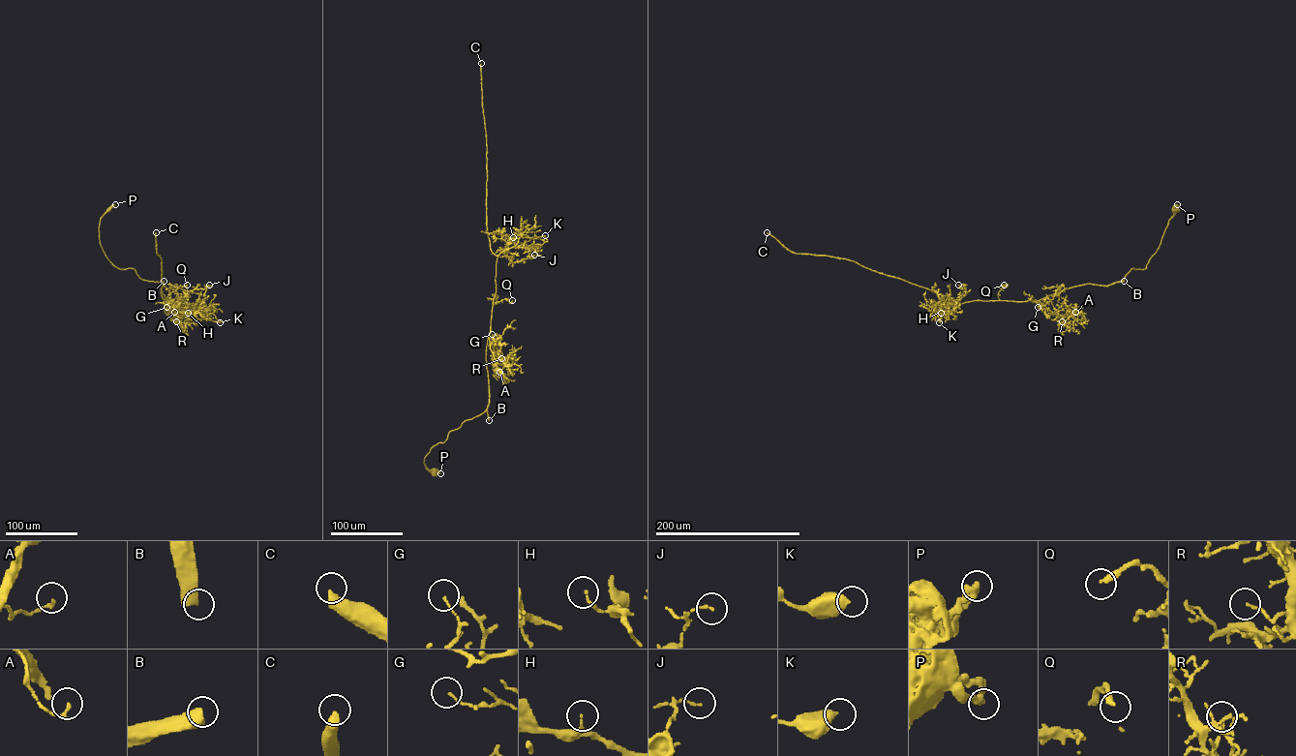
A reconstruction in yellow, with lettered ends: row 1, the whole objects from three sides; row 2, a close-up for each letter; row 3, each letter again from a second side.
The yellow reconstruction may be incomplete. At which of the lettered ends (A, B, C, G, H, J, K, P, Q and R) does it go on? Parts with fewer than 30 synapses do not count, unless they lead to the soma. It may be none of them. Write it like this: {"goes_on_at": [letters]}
{"goes_on_at": ["B", "C"]}

